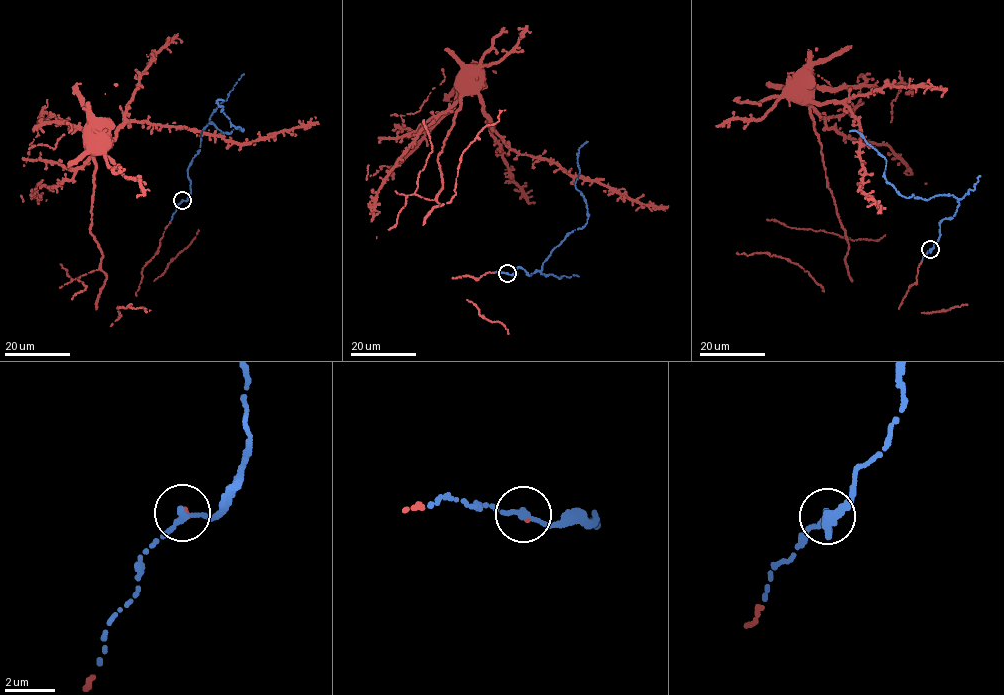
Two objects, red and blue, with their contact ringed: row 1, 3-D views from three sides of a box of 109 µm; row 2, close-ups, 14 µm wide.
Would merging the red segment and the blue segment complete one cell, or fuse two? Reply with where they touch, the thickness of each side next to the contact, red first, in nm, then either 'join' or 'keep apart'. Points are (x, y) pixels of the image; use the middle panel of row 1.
at (507, 273); 140 nm thick on the red side, 240 nm on the other; join

